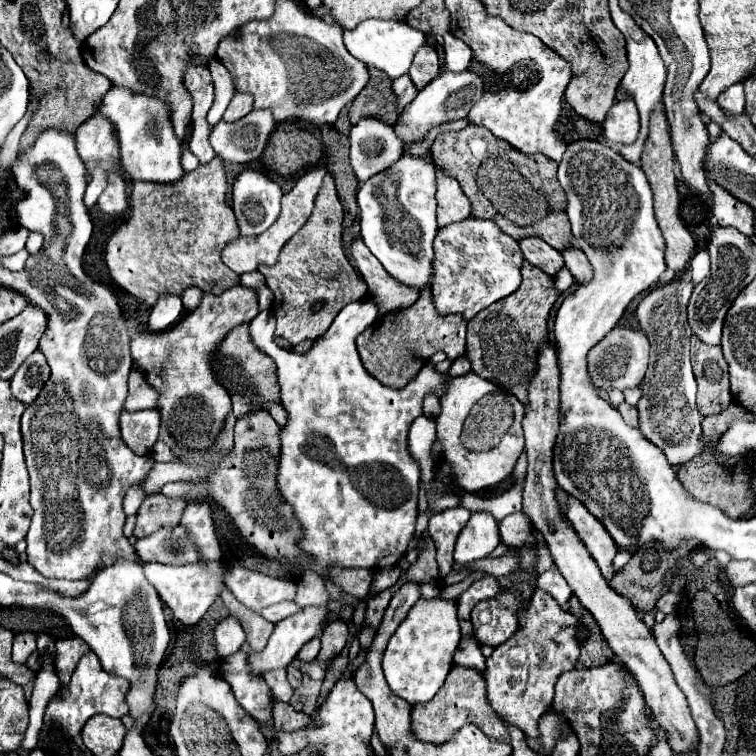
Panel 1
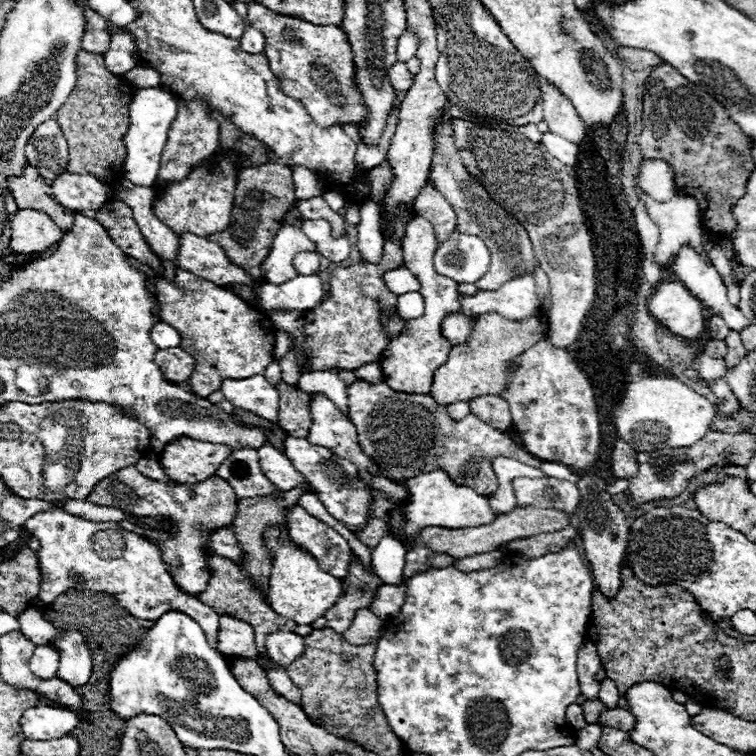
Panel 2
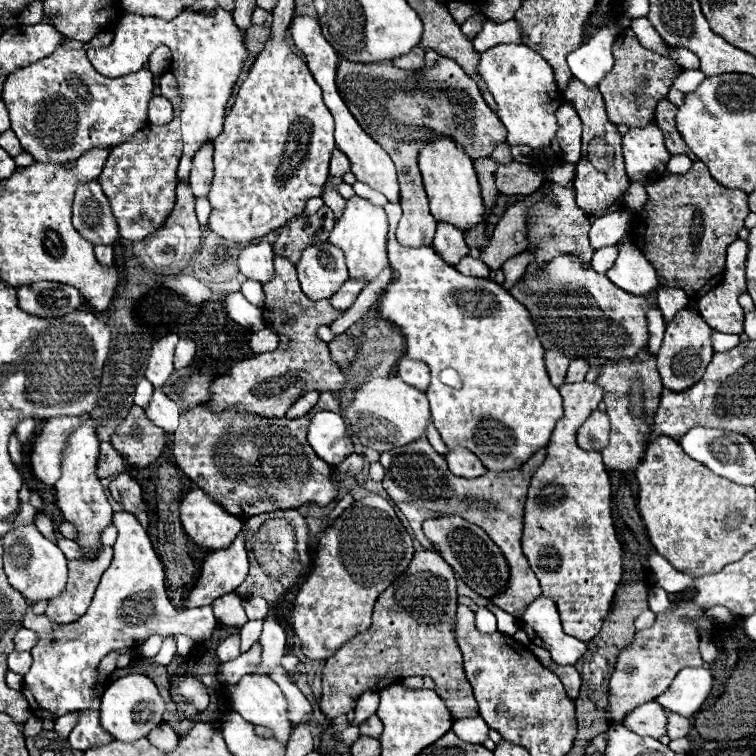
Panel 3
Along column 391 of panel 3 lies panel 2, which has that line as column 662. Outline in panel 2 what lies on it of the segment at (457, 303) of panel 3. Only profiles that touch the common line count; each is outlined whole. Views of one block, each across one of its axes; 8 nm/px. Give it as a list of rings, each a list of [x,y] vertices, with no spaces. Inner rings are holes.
[[[640,188],[635,192],[645,201],[651,218],[657,225],[660,224],[660,244],[656,248],[658,264],[668,264],[672,254],[686,240],[704,250],[700,240],[700,208],[692,196],[676,192],[668,202],[660,204]],[[662,282],[648,302],[650,314],[658,318],[676,336],[688,340],[704,338],[702,304],[682,282]]]

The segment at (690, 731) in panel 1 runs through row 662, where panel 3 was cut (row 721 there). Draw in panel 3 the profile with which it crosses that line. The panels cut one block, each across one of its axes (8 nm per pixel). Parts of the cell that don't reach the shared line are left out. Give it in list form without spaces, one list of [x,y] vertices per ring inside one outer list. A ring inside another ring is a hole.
[[[646,702],[638,708],[634,708],[632,714],[622,720],[626,728],[632,728],[632,732],[640,732],[640,736],[664,736],[666,724],[668,724],[668,712],[658,702]]]

